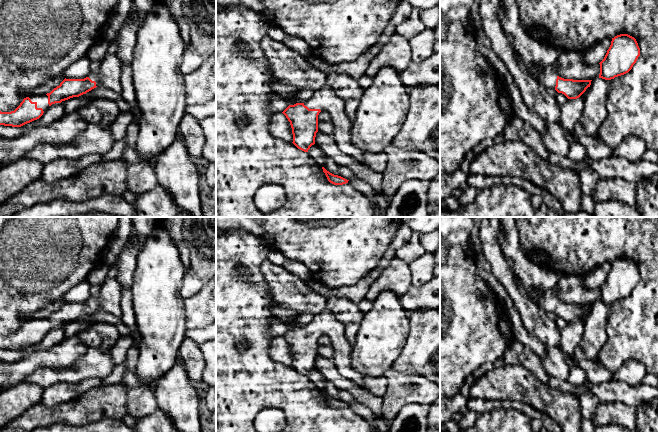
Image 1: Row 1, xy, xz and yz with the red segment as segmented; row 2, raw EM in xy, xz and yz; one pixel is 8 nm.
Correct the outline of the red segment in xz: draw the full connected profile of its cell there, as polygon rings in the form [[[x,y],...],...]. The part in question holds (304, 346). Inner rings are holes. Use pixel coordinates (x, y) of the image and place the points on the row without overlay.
[[[327,308],[315,315],[313,321],[306,326],[289,329],[282,336],[292,352],[292,367],[298,373],[308,376],[310,371],[315,368],[318,356],[318,339],[322,334],[328,335],[332,341],[334,361],[339,373],[364,387],[364,376],[351,365],[352,345],[344,334],[344,325]]]

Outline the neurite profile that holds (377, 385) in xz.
[[[384,376],[381,377],[363,377],[363,385],[368,391],[374,395],[383,397],[387,388],[387,380]]]

